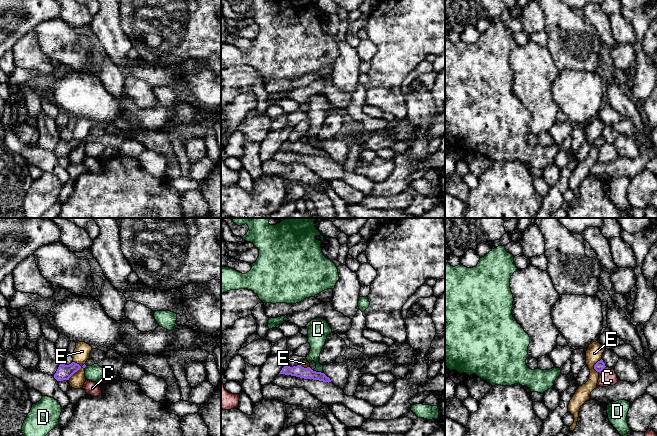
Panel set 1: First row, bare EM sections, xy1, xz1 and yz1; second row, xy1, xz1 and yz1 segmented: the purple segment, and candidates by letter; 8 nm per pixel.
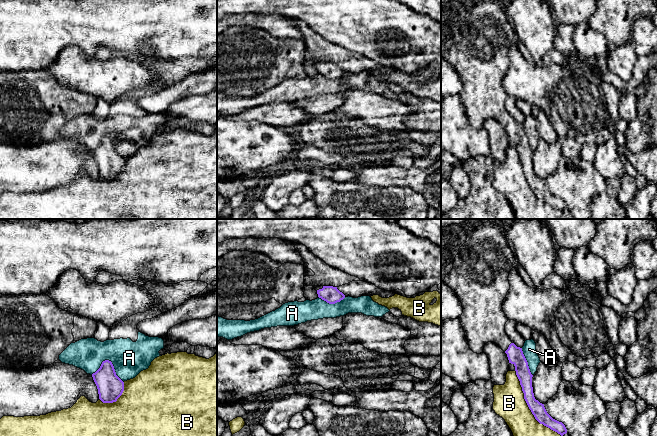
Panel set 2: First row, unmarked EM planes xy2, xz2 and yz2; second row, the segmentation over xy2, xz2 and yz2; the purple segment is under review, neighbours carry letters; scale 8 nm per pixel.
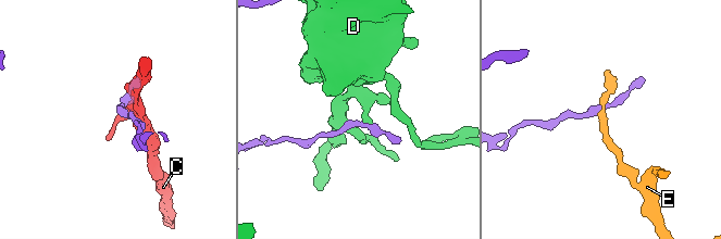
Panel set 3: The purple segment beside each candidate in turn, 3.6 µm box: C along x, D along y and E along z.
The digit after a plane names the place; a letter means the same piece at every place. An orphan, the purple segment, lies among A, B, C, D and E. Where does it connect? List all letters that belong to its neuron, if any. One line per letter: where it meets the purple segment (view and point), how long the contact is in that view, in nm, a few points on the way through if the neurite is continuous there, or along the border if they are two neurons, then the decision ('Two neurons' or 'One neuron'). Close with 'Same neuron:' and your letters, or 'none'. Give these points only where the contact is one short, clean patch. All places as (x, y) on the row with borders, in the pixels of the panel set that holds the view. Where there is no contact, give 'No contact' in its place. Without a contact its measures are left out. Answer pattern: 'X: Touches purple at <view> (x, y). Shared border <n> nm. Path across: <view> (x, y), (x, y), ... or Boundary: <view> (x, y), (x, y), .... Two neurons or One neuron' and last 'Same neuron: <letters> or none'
A: Touches purple at xy2 (110, 361). Shared border 280 nm. Boundary: xy2 (91, 374), (103, 361), (109, 360), (115, 374), (123, 382). Two neurons
B: Touches purple at yz2 (528, 406). Shared border 650 nm. Two neurons
C: Touches purple at yz1 (602, 369). Shared border 80 nm. Two neurons
D: Touches purple at xz1 (318, 372). Shared border 100 nm. Two neurons
E: Touches purple at xy1 (75, 371). Shared border 190 nm. Boundary: xy1 (84, 363), (68, 380). Two neurons
Same neuron: none

